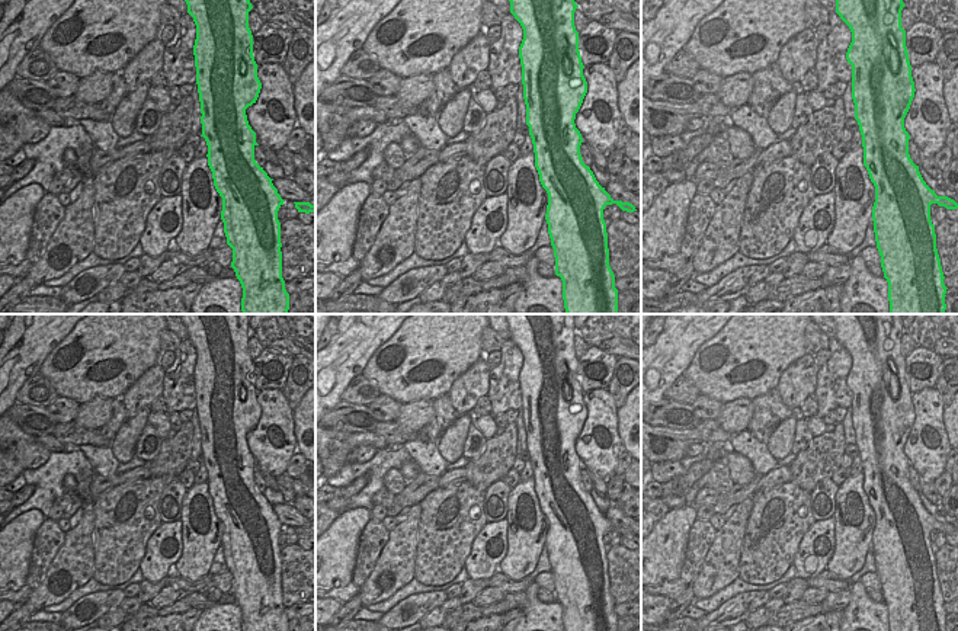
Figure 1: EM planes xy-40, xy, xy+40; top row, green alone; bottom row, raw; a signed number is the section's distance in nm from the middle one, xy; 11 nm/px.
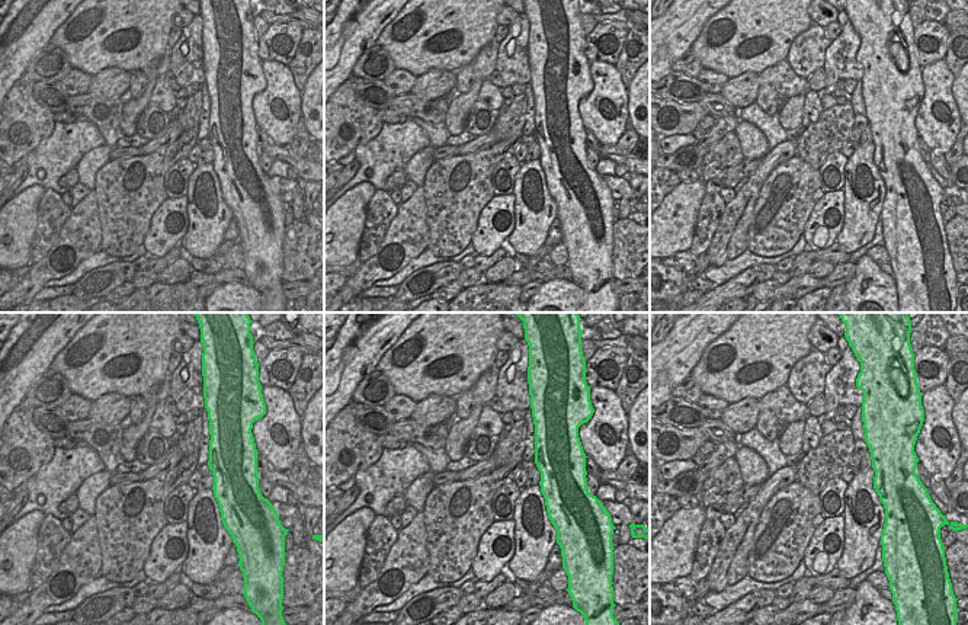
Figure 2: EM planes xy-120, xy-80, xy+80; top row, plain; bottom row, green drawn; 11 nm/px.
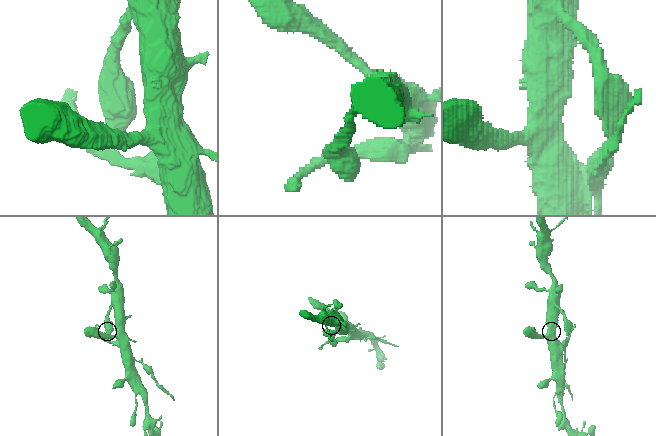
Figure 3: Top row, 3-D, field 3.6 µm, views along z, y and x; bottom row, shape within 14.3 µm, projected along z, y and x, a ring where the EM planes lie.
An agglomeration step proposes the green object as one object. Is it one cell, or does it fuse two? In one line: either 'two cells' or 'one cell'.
two cells

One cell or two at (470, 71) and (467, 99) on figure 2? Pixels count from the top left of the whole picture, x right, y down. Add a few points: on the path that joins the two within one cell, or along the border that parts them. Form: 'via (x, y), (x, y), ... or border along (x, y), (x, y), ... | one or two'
border along (483, 77), (478, 77), (465, 92), (458, 93) | two

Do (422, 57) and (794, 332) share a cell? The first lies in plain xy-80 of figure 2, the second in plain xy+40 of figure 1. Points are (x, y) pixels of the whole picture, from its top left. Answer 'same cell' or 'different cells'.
same cell

